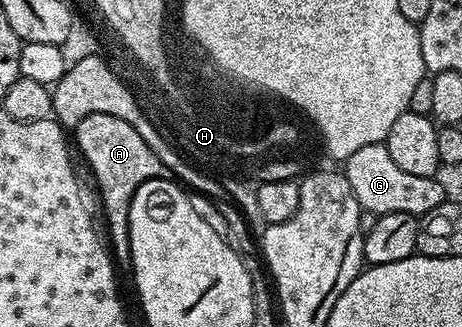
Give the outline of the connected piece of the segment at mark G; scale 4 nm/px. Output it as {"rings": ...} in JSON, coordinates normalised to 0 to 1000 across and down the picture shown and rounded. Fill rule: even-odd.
{"rings":[[[831,434],[766,459],[766,471],[742,492],[740,523],[758,557],[758,581],[766,581],[766,606],[775,606],[781,639],[814,651],[820,664],[846,648],[868,648],[907,667],[965,609],[965,587],[944,538],[907,538],[868,520],[853,483],[844,483],[844,459]]]}

